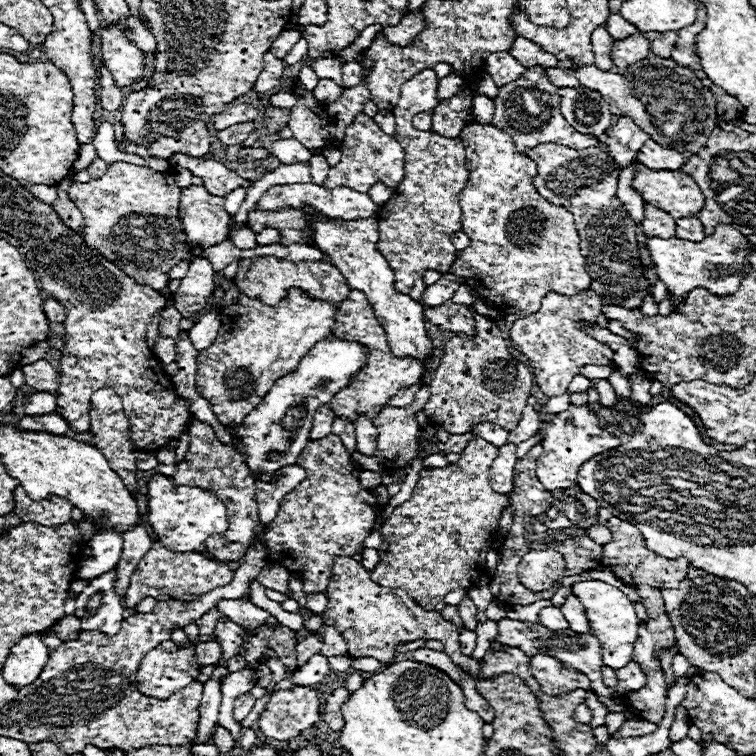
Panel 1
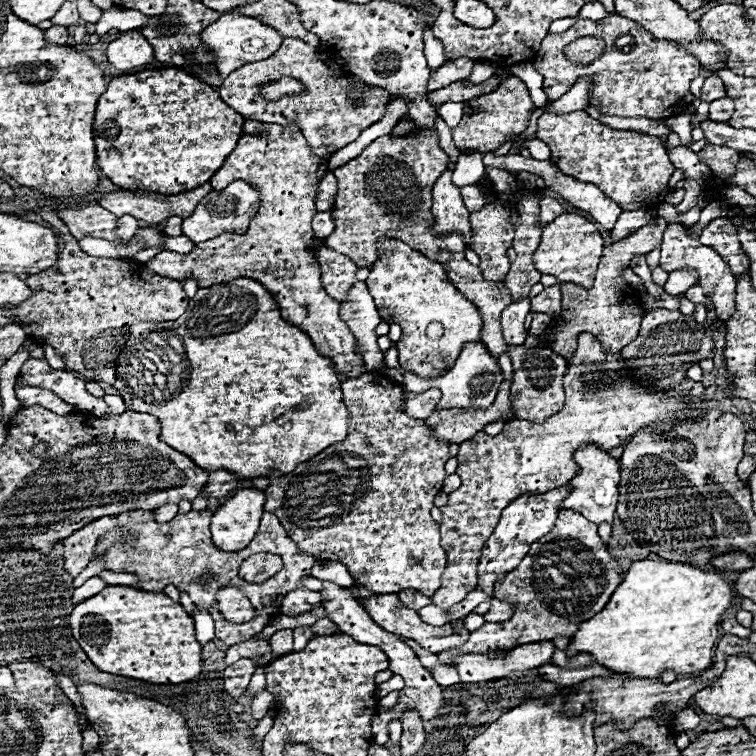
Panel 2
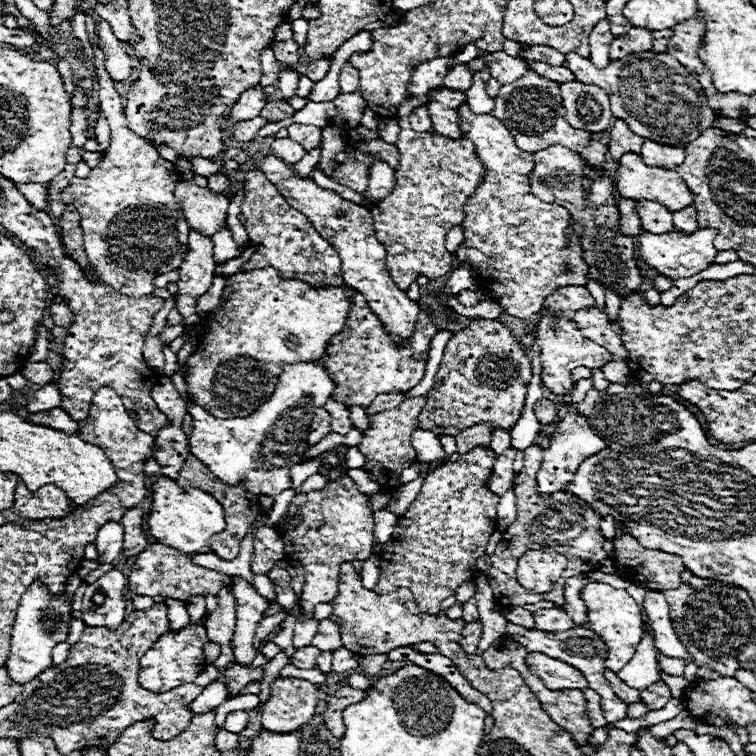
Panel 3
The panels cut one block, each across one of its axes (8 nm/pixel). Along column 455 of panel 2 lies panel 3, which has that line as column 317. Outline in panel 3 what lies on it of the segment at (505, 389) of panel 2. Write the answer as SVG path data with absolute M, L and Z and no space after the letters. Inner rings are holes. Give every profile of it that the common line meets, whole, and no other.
M318 408L308 430L308 446L318 444L326 434L330 434L330 416L324 412L324 408Z

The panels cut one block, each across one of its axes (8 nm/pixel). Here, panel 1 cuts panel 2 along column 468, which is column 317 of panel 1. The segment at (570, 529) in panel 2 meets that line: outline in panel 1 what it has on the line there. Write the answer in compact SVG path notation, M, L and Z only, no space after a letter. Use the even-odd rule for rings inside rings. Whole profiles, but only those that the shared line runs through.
M310 634L302 640L298 640L296 644L296 656L298 656L298 666L304 666L314 654L318 654L322 650L322 640L316 638L316 634Z

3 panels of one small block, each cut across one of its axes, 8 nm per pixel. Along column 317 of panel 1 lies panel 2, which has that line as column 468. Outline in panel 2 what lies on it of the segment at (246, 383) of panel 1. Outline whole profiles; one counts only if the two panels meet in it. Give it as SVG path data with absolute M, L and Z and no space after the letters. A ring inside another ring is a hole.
M386 238L380 242L380 258L374 266L370 266L370 270L372 272L366 284L374 296L380 316L390 324L402 326L402 336L396 348L398 362L404 370L420 378L440 378L444 370L456 362L456 356L464 344L482 342L482 316L478 308L450 284L444 268L438 262L414 252L400 240ZM432 322L438 324L428 328Z

